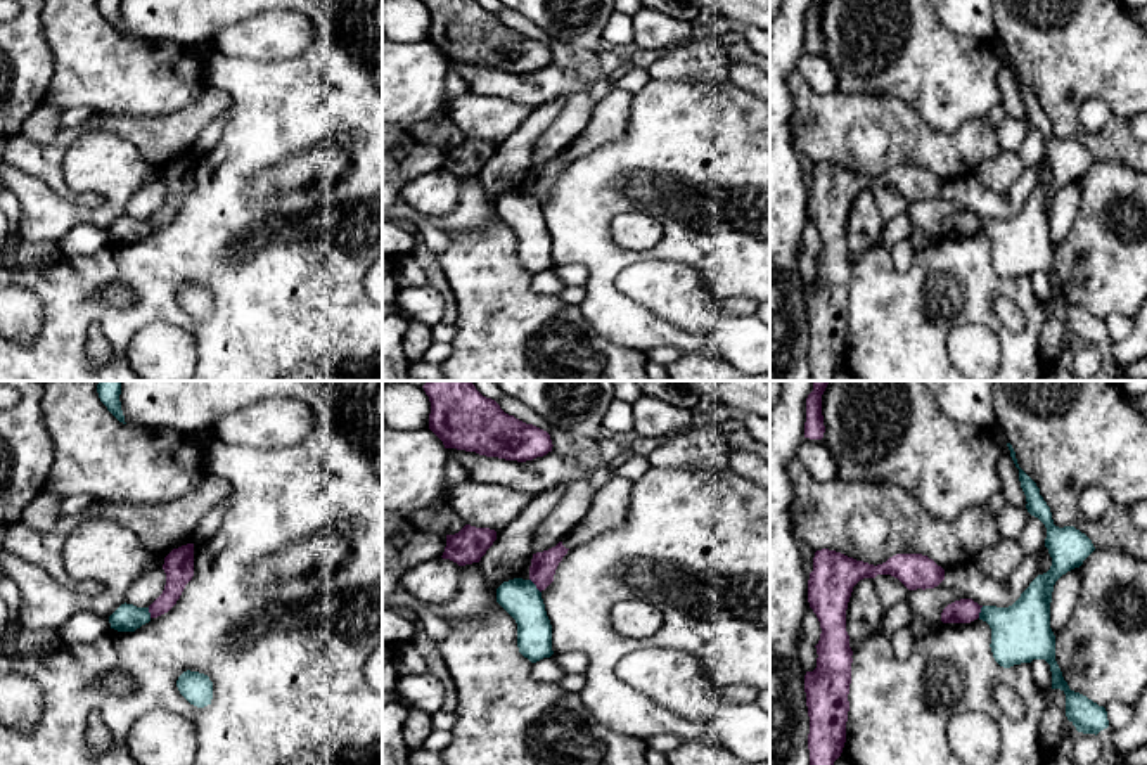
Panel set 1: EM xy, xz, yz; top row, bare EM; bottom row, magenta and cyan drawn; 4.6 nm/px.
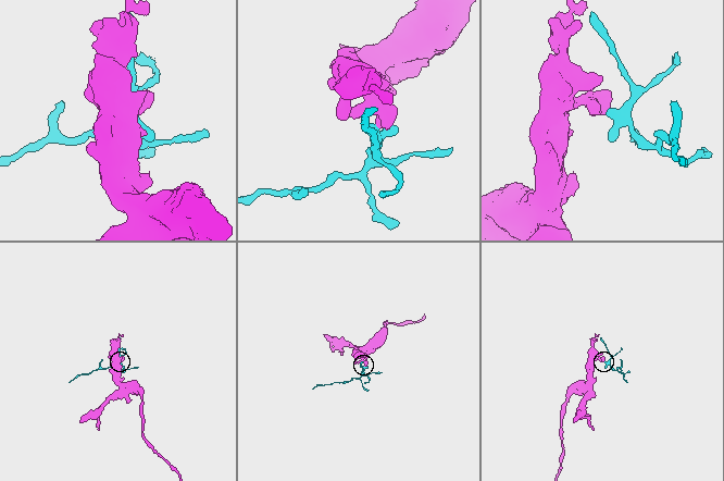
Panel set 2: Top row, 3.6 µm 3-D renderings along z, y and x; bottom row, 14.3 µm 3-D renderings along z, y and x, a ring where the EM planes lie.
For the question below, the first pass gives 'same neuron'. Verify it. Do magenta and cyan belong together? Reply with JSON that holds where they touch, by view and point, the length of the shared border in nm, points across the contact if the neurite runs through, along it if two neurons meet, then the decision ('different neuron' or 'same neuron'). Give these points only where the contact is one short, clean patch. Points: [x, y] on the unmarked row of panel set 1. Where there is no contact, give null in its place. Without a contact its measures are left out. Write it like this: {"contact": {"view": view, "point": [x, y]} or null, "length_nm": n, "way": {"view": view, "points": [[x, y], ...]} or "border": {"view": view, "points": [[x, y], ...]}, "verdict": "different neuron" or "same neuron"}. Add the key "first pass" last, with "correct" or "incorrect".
{"contact": {"view": "xz", "point": [535, 196]}, "length_nm": 90, "border": {"view": "xz", "points": [[530, 191], [540, 205]]}, "verdict": "different neuron", "first pass": "incorrect"}

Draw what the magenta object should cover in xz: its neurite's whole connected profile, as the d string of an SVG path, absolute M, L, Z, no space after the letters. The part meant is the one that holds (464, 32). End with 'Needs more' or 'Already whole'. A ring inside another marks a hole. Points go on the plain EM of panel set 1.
M424 0L431 14L429 42L445 61L476 64L486 69L526 74L552 64L550 47L505 26L500 17L476 0Z. Already whole

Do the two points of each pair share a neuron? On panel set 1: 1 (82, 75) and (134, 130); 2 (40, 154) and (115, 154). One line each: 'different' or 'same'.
1: different
2: different

